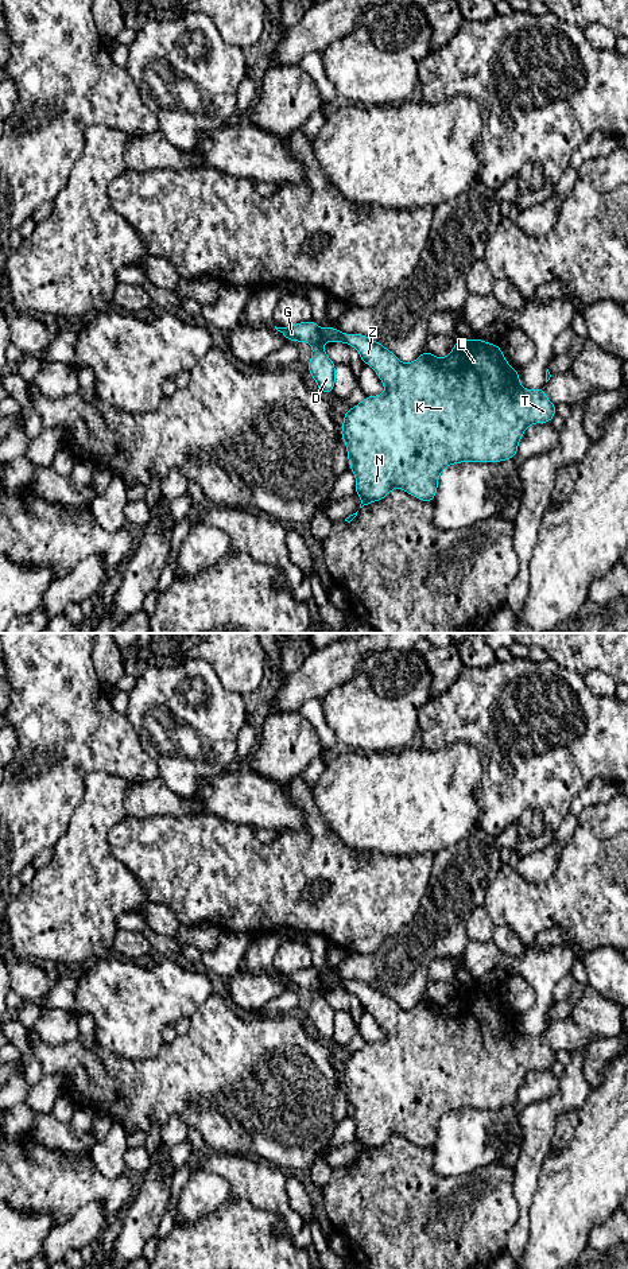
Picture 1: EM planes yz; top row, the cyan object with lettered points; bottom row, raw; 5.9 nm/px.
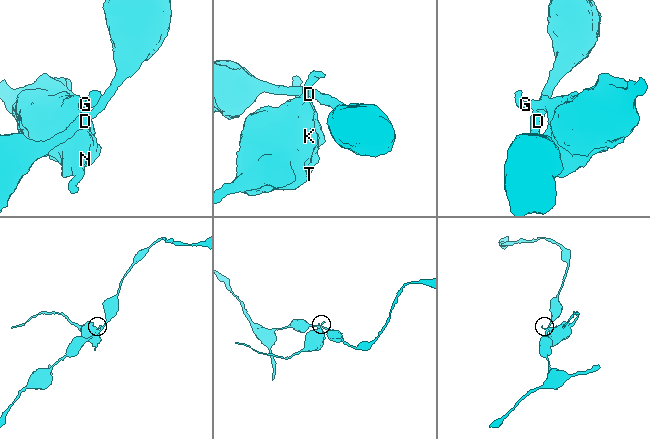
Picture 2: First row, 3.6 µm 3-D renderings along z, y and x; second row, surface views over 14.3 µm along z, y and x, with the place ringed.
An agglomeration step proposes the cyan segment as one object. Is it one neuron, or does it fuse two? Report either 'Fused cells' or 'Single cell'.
Fused cells

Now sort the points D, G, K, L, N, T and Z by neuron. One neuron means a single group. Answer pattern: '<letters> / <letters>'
D / G K L N T Z

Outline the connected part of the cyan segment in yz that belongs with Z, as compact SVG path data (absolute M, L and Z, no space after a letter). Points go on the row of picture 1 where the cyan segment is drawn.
M313 319L287 327L275 326L275 329L291 342L301 341L321 346L325 341L330 341L356 348L361 362L371 365L385 387L384 395L365 396L360 404L344 414L341 436L346 445L349 467L356 476L354 493L361 497L360 508L385 498L394 488L433 502L438 489L438 476L446 466L465 461L496 463L513 459L524 430L532 423L550 423L557 414L557 405L546 397L544 387L526 391L520 385L517 370L505 361L501 346L478 338L456 341L451 353L445 358L425 350L414 362L403 364L377 341L363 334L345 334L332 326L321 330Z

